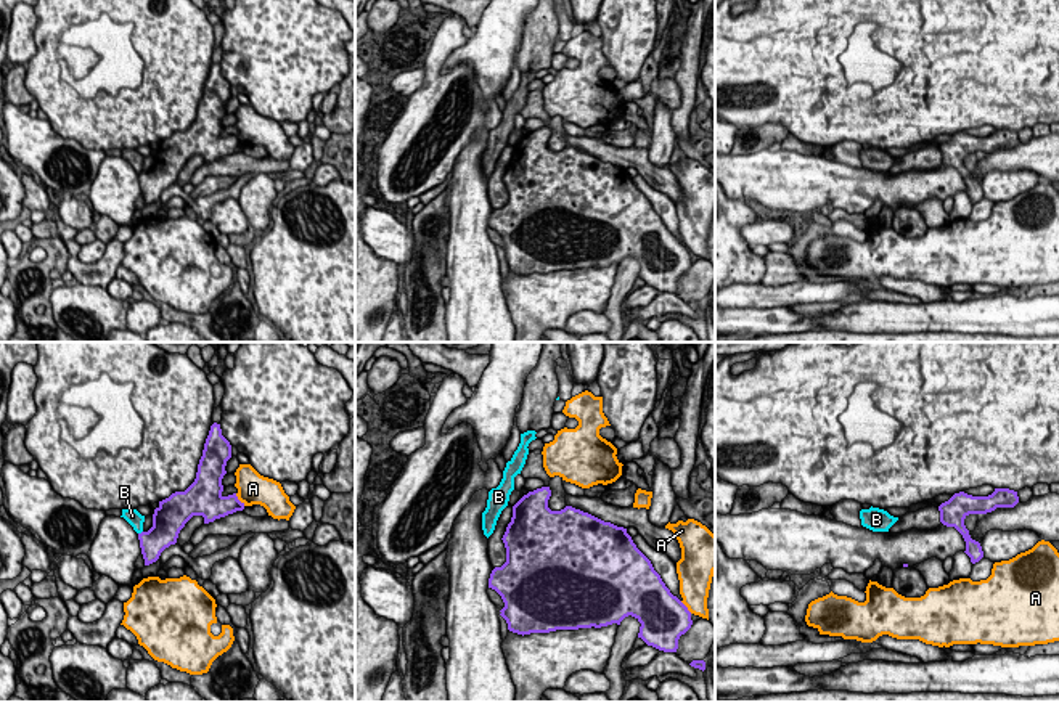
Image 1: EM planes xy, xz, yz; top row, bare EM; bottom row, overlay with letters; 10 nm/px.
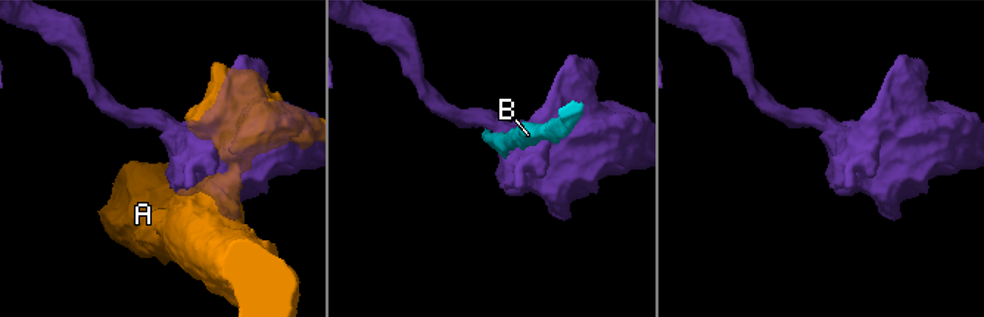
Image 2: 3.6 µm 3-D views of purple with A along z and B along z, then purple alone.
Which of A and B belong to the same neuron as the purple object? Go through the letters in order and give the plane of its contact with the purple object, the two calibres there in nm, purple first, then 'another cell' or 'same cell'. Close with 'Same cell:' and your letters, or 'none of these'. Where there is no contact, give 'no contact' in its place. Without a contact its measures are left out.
A: meets purple in xy; 260 nm thick on the purple side, 320 nm on the other; another cell
B: meets purple in xy; 280 nm thick on the purple side, 160 nm on the other; another cell
Same cell: none of these

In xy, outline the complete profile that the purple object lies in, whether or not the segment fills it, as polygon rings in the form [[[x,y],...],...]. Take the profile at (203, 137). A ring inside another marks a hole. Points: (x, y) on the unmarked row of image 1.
[[[220,64],[211,66],[198,104],[194,122],[185,132],[175,132],[159,141],[153,154],[153,167],[138,173],[145,206],[156,202],[161,193],[177,183],[180,170],[193,156],[202,156],[204,164],[244,149],[236,133],[223,137],[222,119],[231,98],[231,85],[222,76]]]

